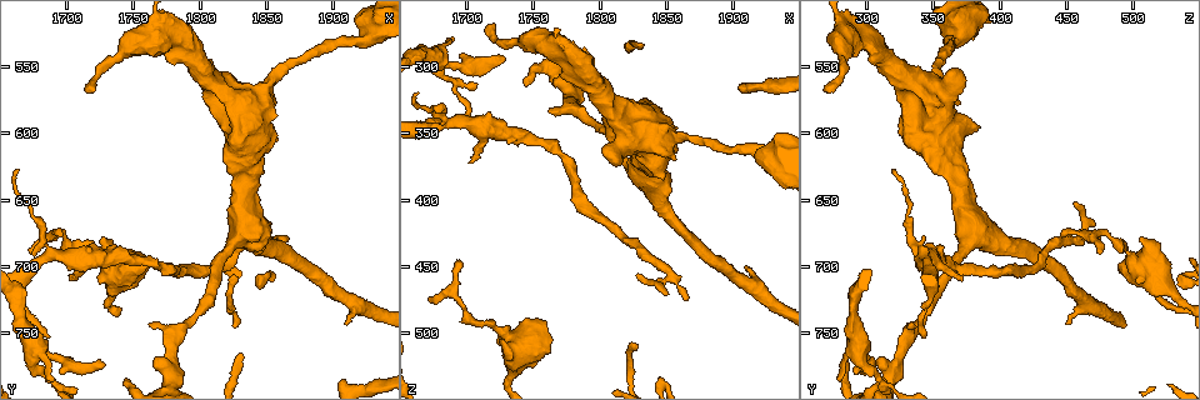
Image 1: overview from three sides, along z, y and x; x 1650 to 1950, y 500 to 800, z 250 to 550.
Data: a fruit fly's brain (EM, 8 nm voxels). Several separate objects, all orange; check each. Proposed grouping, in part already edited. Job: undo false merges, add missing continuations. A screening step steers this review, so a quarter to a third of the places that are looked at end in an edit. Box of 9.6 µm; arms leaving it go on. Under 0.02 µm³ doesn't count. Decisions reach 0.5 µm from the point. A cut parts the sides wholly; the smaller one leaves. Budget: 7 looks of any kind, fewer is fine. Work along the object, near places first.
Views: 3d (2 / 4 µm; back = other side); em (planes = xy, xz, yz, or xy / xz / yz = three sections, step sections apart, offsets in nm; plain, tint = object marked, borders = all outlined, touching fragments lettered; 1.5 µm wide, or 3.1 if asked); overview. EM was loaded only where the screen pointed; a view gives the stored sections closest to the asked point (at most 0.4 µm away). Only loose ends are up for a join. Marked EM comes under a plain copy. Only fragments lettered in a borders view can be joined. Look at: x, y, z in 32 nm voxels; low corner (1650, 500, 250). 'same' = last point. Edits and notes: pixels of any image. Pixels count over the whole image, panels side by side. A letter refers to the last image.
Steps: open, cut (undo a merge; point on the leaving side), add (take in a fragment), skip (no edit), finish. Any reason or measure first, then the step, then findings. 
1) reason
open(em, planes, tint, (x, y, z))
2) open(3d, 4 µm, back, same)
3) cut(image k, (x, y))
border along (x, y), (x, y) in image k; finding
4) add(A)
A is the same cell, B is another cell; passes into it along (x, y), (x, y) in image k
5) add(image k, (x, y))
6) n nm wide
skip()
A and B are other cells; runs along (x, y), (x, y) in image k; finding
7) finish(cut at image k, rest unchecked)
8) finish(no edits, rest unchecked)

thin end
open(em, yz, step 4, borders, (1688, 754, 342))

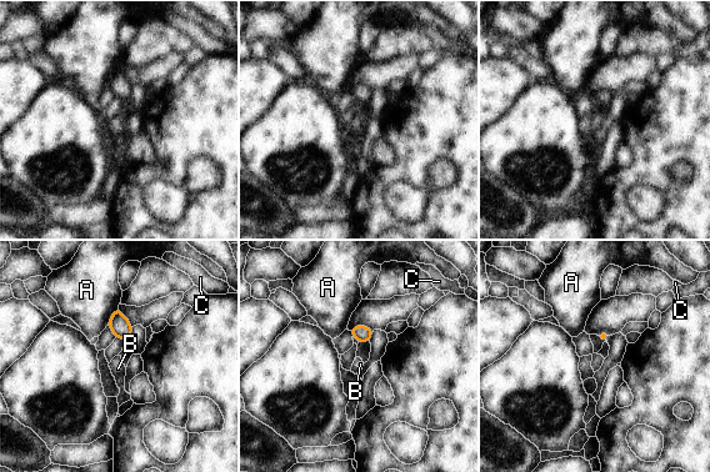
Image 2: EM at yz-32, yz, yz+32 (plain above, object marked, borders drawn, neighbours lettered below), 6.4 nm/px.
A touches over 140 nm
skip()
A, B and C are other cells; border along (118, 306), (108, 325) in image 2; none of them fits

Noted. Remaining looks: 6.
free end
open(3d, 4 µm, (1762, 744, 336))

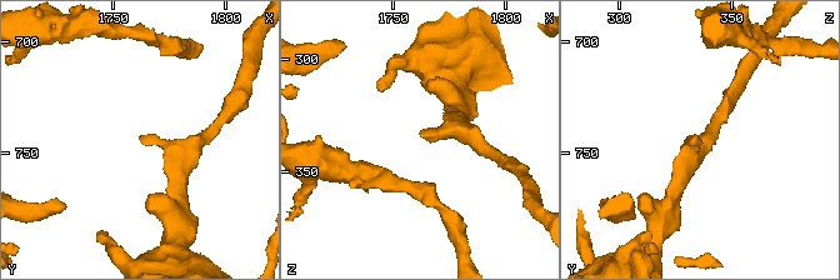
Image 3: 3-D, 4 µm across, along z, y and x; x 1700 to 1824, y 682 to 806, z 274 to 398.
need the tissue
open(em, xz, step 4, borders, (1762, 745, 336))

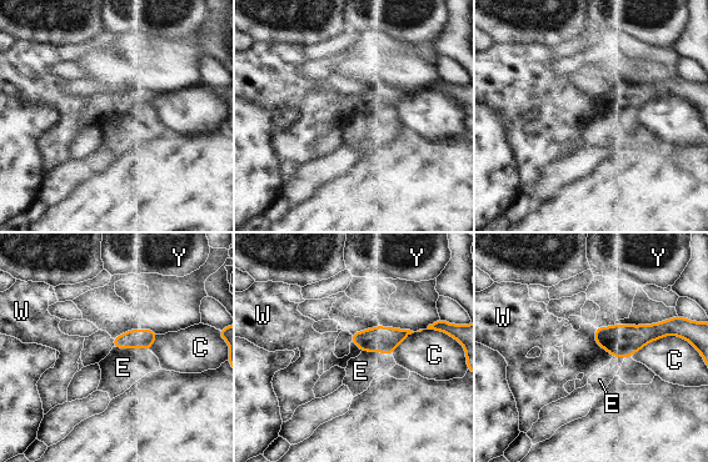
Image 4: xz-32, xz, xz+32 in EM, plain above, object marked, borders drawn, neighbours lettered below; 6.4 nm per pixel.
open(em, planes, borders, same)

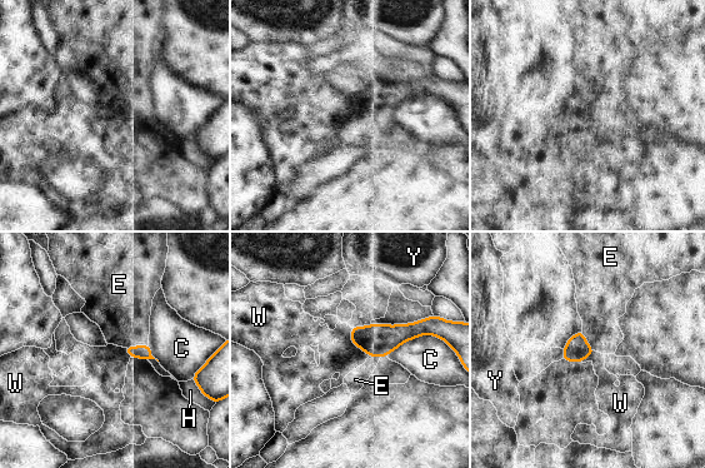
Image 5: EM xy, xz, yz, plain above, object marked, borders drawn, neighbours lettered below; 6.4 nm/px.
skip()
C, E, H, W and Y are other cells; border along (351, 328), (351, 340), (370, 356) in image 5; none of them fits

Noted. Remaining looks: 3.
branch stops here
open(3d, 2 µm, (1674, 690, 474))

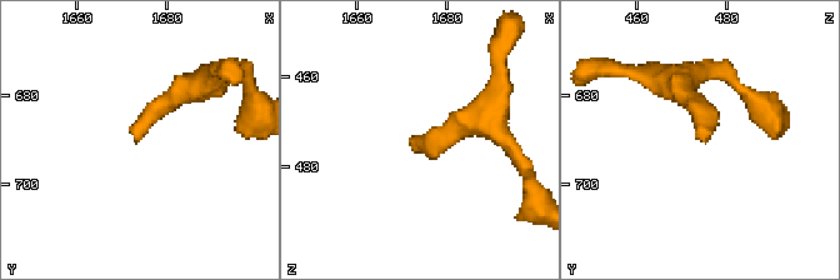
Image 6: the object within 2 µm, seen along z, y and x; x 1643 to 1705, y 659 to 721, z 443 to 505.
open(em, planes, borders, (1674, 689, 473))

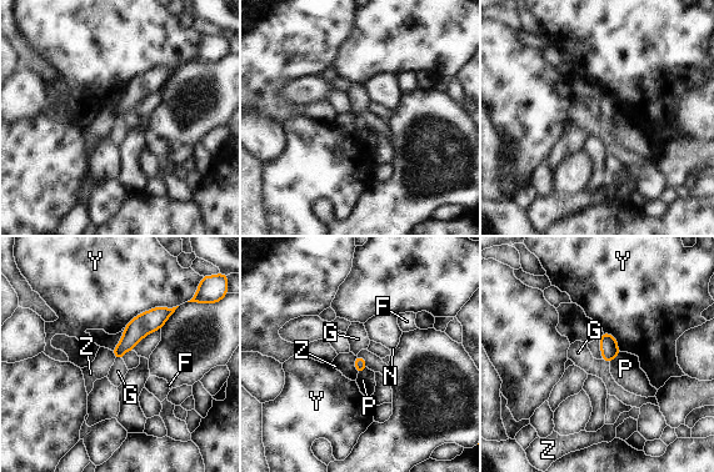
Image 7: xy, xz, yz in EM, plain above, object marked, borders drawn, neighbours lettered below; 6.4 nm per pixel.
skip()
F, G, N, P, Y and Z are other cells; border along (602, 360), (609, 362) in image 7; no lettered fragment goes on from it

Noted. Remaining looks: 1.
finish(no edits, rest unchecked)

